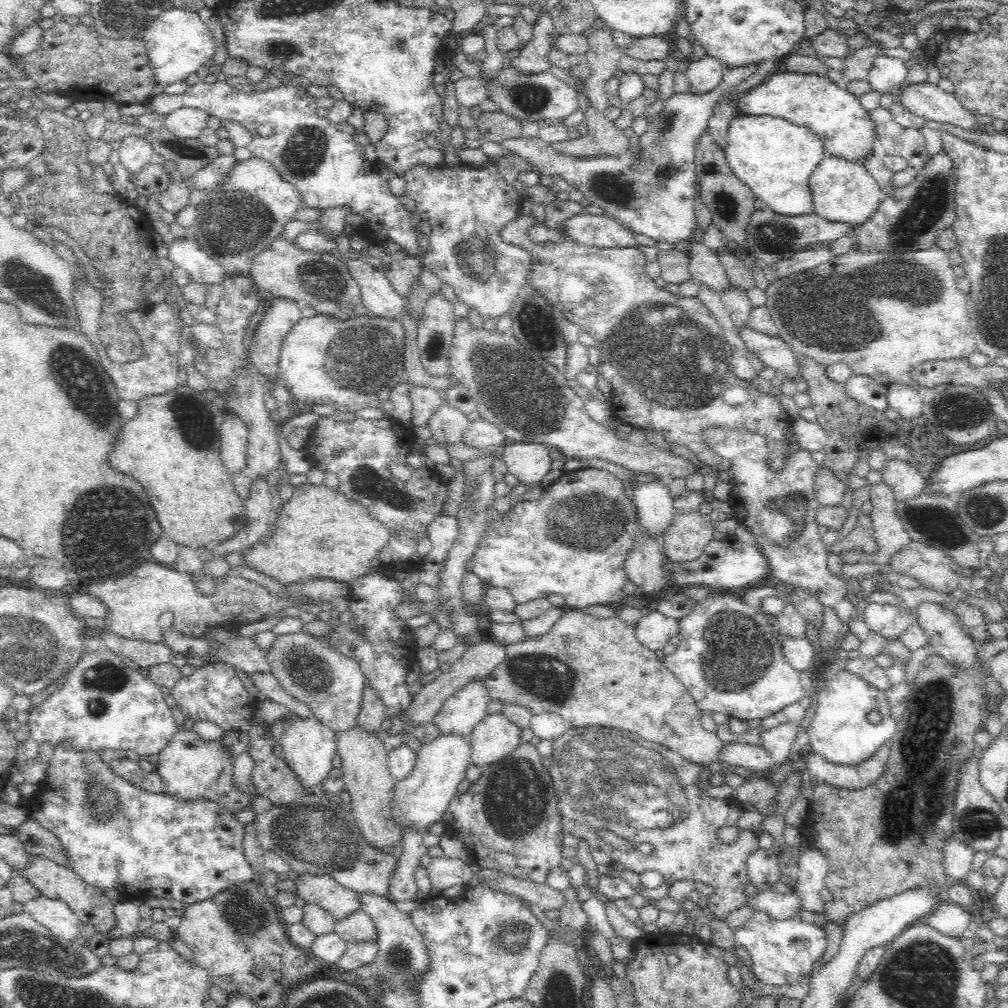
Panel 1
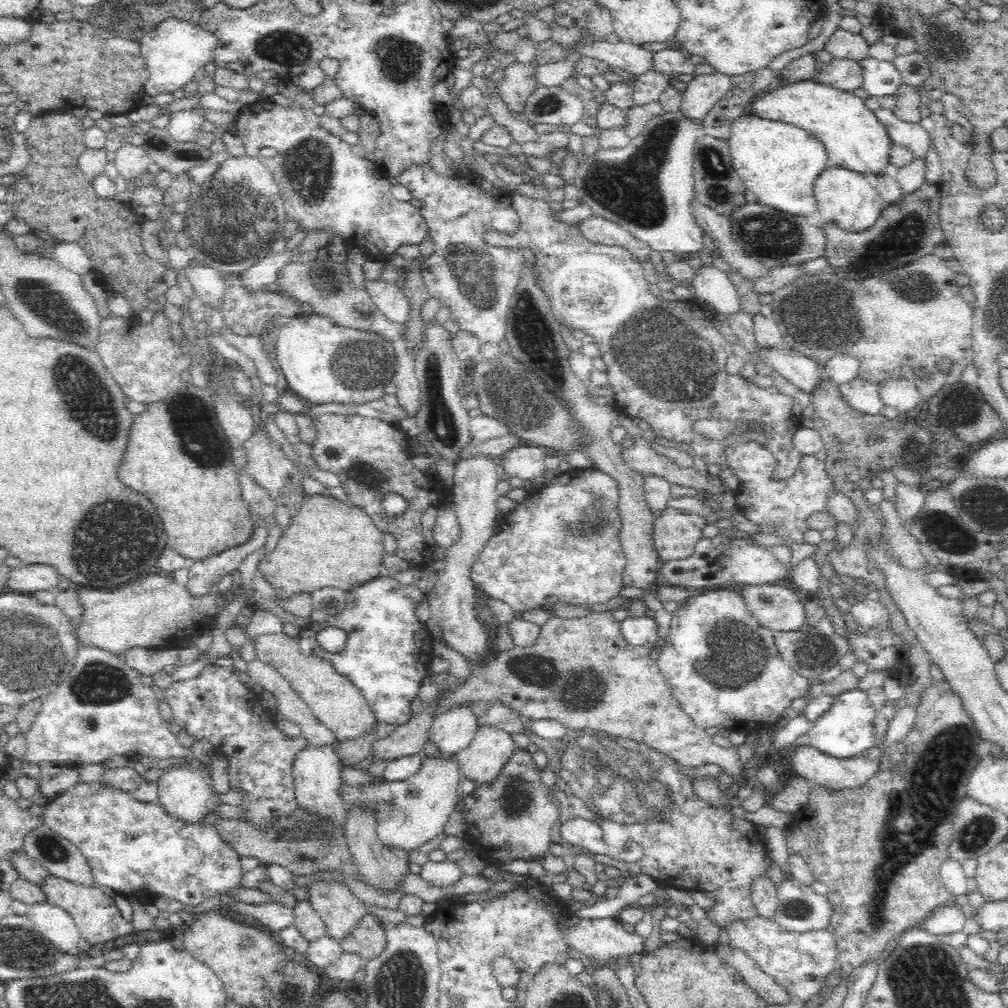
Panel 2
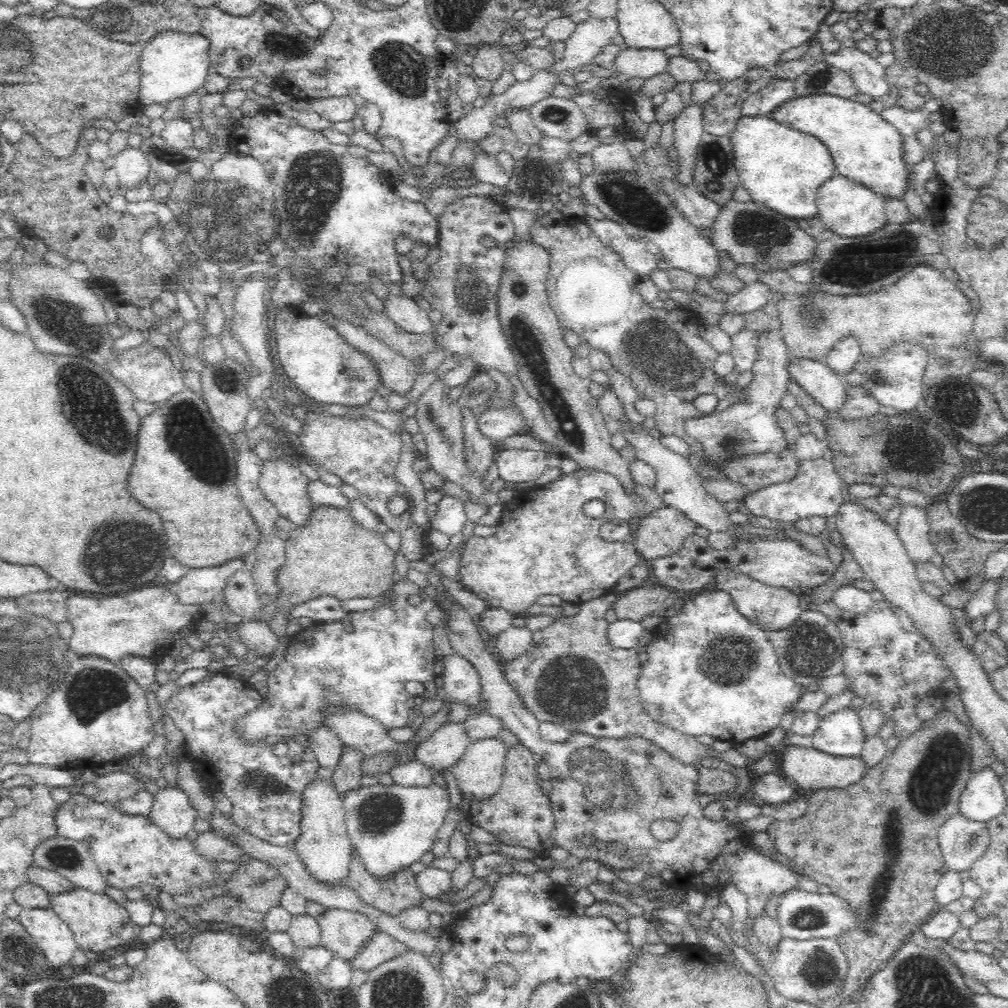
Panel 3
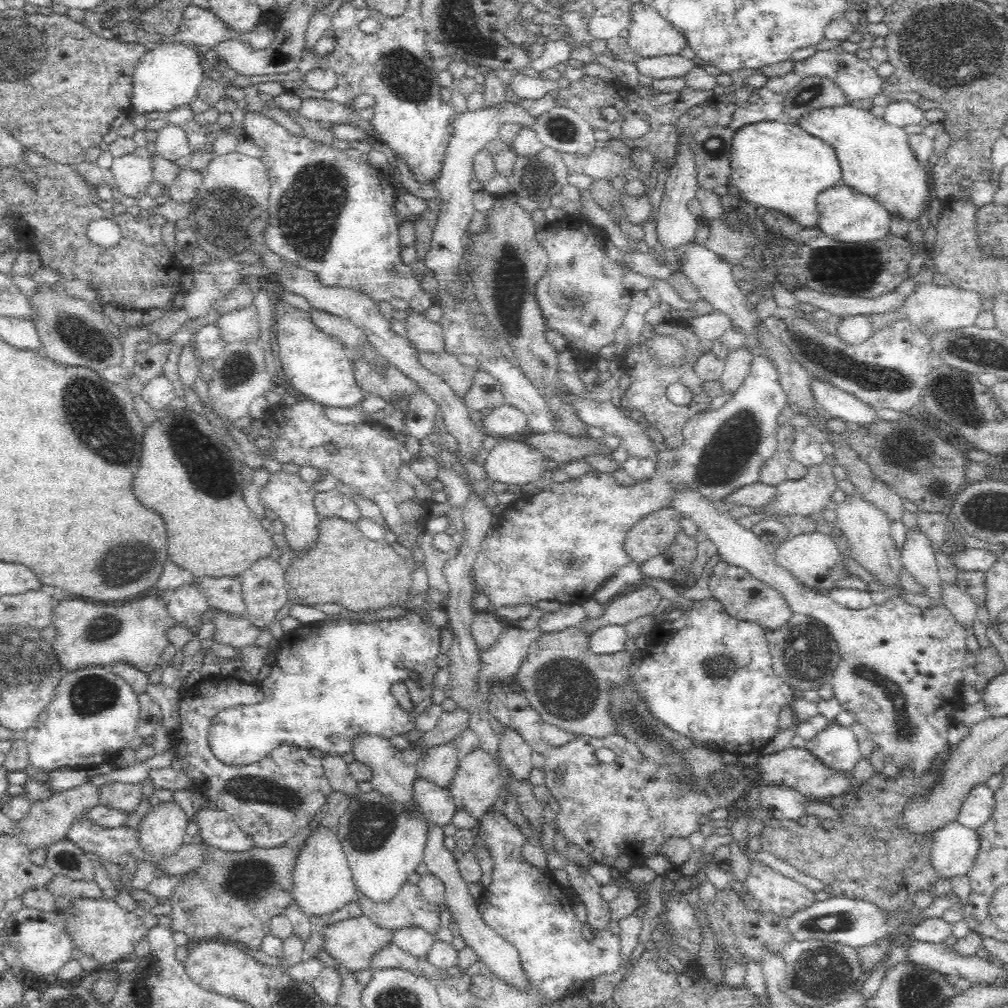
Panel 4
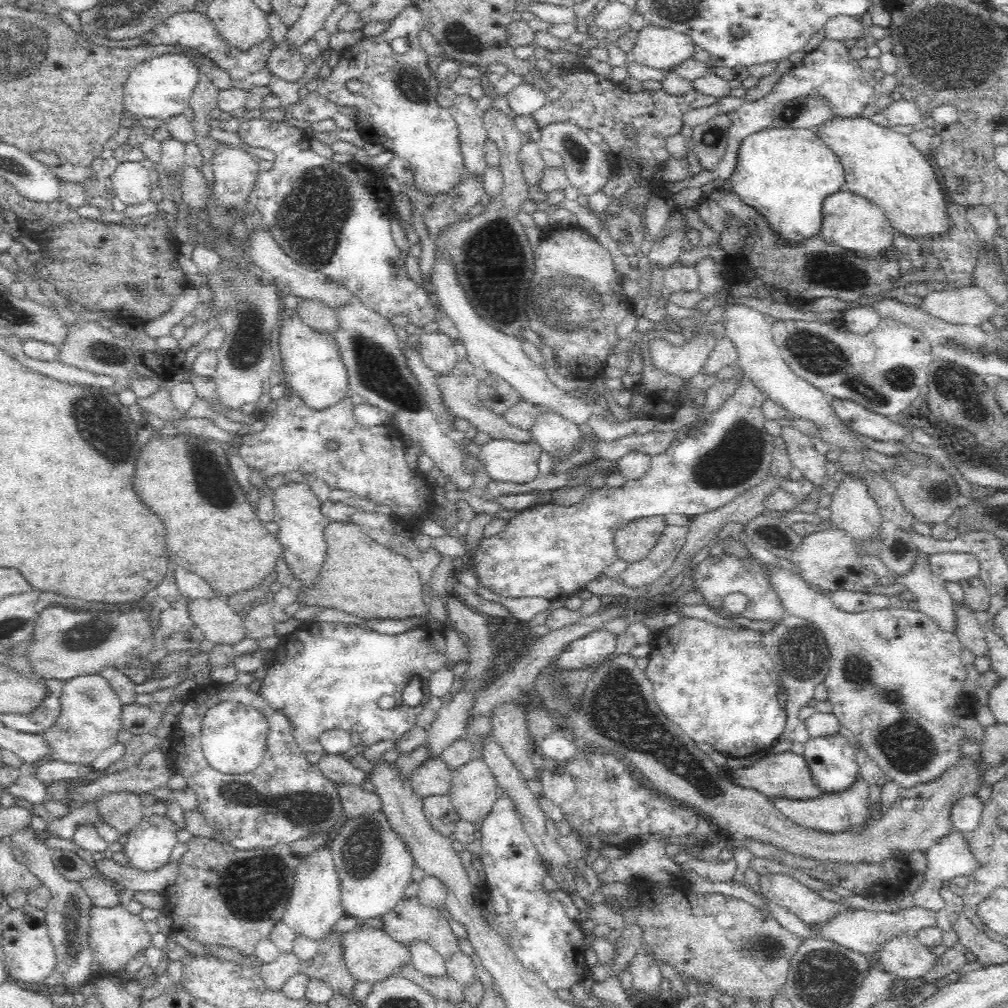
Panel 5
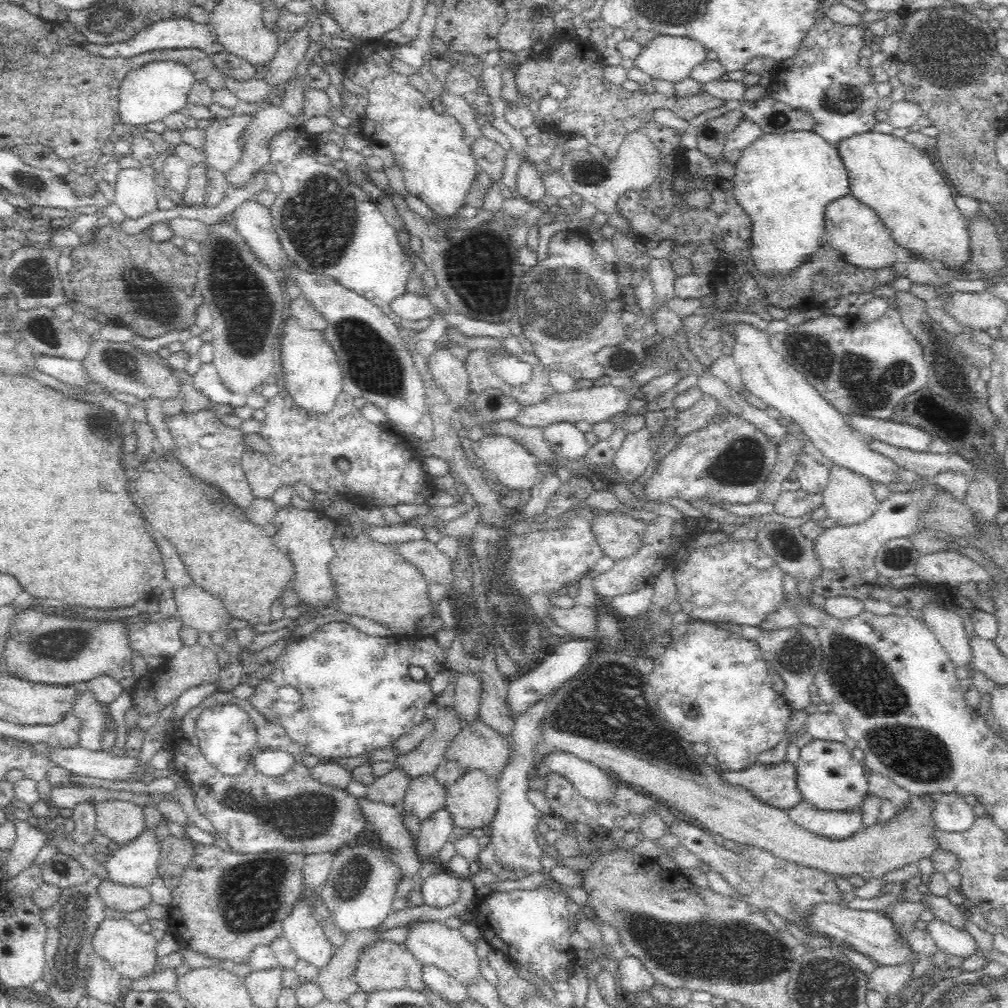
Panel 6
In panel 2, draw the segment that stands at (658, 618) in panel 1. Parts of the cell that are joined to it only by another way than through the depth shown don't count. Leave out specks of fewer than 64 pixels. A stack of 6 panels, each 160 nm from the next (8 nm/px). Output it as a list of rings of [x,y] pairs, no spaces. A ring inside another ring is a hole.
[[[628,616],[620,621],[620,634],[628,644],[645,646],[650,651],[654,648],[657,635],[657,624],[654,618]]]

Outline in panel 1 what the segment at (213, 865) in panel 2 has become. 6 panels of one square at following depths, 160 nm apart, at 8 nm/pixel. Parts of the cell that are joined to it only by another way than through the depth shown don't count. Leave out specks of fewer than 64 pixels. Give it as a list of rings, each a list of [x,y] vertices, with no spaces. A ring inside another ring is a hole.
[[[62,747],[54,749],[53,758],[50,762],[50,770],[48,770],[48,778],[44,780],[44,787],[40,787],[34,798],[30,799],[26,804],[26,809],[30,812],[30,816],[42,827],[46,828],[56,835],[62,845],[66,847],[66,851],[72,856],[72,870],[86,883],[98,887],[102,890],[110,888],[110,890],[119,890],[123,894],[130,896],[143,896],[152,898],[166,898],[166,900],[178,900],[183,904],[196,904],[211,899],[213,896],[238,886],[238,884],[246,884],[253,881],[256,877],[250,868],[248,861],[245,859],[242,841],[245,829],[237,820],[233,819],[233,814],[227,810],[219,808],[215,802],[177,802],[171,796],[165,793],[158,794],[156,792],[148,792],[142,790],[138,786],[120,778],[109,770],[108,764],[102,762],[100,756],[89,753],[88,755],[78,755],[76,751],[66,751]]]

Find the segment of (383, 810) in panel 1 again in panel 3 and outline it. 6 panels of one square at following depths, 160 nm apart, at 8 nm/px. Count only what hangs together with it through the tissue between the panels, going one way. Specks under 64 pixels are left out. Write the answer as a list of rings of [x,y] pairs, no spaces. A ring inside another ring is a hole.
[[[352,854],[350,862],[348,886],[367,906],[388,916],[399,916],[408,908],[422,908],[424,895],[417,887],[416,875],[409,868],[382,883],[365,871],[356,854]]]

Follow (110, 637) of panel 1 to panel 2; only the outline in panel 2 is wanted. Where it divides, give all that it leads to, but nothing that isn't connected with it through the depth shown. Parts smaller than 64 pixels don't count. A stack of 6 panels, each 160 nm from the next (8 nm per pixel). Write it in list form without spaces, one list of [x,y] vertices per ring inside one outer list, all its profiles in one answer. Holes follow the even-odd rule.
[[[131,648],[122,655],[123,661],[142,676],[154,676],[164,666],[180,663],[179,648]]]

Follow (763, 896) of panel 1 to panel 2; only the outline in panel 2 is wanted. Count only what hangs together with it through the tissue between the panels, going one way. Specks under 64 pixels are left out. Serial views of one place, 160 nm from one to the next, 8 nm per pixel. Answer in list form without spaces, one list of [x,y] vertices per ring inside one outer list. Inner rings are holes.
[[[789,875],[777,887],[777,899],[775,922],[784,930],[798,934],[827,930],[832,914],[827,895],[818,895],[810,885]]]

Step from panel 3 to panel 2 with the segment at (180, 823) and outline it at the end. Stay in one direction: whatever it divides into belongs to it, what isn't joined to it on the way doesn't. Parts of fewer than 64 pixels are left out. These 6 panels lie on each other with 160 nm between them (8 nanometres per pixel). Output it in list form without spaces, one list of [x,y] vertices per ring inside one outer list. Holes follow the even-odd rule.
[[[190,764],[172,768],[164,774],[160,774],[157,780],[158,802],[161,810],[169,816],[169,818],[180,819],[181,822],[192,826],[202,821],[206,814],[213,812],[218,808],[222,801],[214,795],[212,788],[212,778],[210,777],[209,767],[194,768]]]

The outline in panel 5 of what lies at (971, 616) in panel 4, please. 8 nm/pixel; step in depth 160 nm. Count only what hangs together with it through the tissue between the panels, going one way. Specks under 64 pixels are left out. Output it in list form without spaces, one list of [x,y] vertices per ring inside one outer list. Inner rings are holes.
[[[955,606],[955,614],[958,624],[956,636],[960,639],[963,648],[974,652],[974,656],[989,656],[990,648],[986,638],[985,630],[974,617],[972,609],[962,609]]]

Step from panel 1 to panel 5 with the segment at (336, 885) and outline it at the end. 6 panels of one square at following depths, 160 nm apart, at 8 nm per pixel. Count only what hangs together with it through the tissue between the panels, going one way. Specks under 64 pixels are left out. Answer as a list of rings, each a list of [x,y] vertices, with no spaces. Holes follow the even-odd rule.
[[[362,925],[342,934],[344,961],[349,974],[355,981],[370,982],[376,985],[384,980],[402,976],[405,967],[413,966],[411,950],[406,945],[396,942],[383,929]]]

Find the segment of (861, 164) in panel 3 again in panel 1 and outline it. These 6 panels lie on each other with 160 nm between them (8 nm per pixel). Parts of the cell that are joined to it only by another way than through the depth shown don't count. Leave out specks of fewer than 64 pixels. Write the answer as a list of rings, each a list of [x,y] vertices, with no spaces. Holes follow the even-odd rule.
[[[788,72],[776,73],[742,94],[737,100],[737,106],[740,114],[775,116],[796,126],[808,128],[820,138],[827,155],[850,162],[863,162],[872,154],[880,154],[876,124],[862,106],[859,97],[847,91],[843,85],[834,84],[828,77]]]

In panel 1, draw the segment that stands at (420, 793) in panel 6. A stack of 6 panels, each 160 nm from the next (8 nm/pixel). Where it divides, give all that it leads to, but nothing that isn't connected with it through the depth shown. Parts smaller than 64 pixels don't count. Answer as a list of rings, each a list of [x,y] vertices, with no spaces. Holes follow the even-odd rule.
[[[481,681],[468,683],[446,699],[432,723],[444,736],[467,738],[487,715],[486,706],[490,701]]]

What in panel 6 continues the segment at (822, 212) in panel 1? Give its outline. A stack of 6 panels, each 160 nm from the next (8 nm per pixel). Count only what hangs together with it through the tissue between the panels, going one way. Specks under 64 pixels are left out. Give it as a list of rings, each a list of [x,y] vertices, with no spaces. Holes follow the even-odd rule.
[[[852,193],[827,204],[825,219],[824,241],[840,253],[844,262],[856,268],[881,270],[880,268],[891,268],[897,261],[896,252],[899,246],[892,238],[891,232],[877,212],[862,204]]]

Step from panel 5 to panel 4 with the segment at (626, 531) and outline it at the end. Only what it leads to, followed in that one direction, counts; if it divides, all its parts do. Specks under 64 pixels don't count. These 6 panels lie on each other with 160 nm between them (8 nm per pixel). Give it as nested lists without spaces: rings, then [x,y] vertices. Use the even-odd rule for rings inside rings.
[[[661,509],[644,516],[632,527],[624,542],[624,552],[630,561],[643,563],[657,556],[674,542],[681,527],[681,515],[674,509]]]

